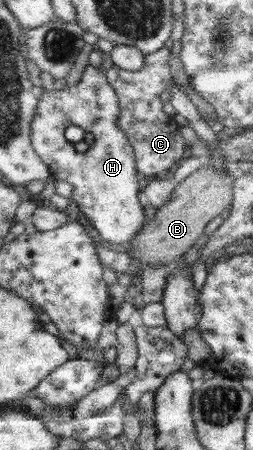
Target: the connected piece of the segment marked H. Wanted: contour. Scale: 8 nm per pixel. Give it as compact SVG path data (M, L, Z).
M88 64L75 88L63 88L56 84L48 90L43 89L37 110L32 129L33 146L49 165L54 180L64 180L73 186L73 210L81 210L105 241L129 249L137 232L141 232L148 221L145 218L145 201L139 182L141 174L136 167L135 152L129 138L119 128L120 96L109 82L106 67Z

